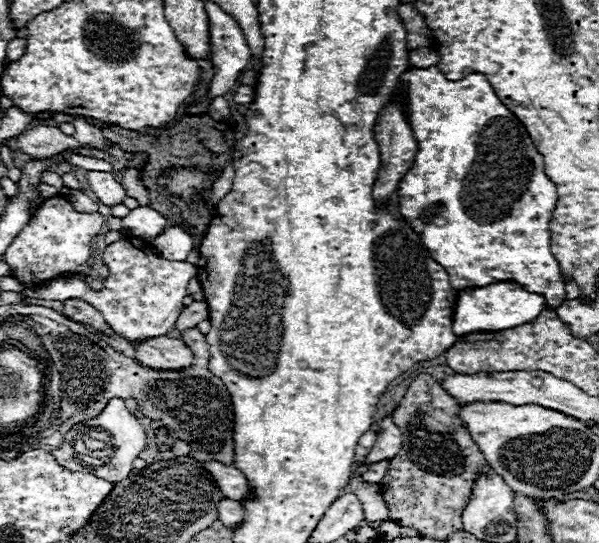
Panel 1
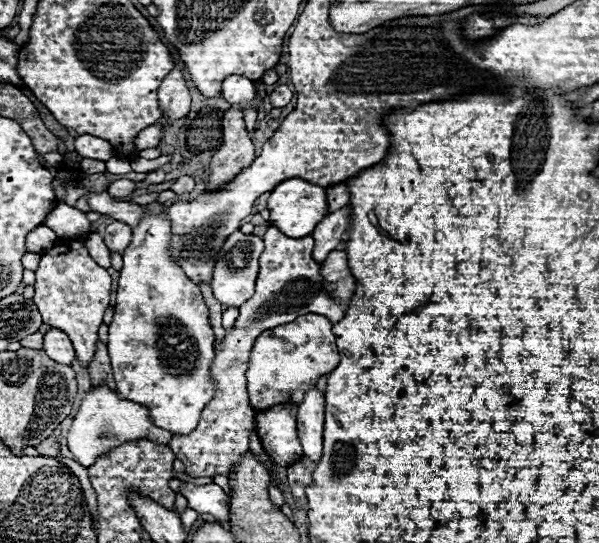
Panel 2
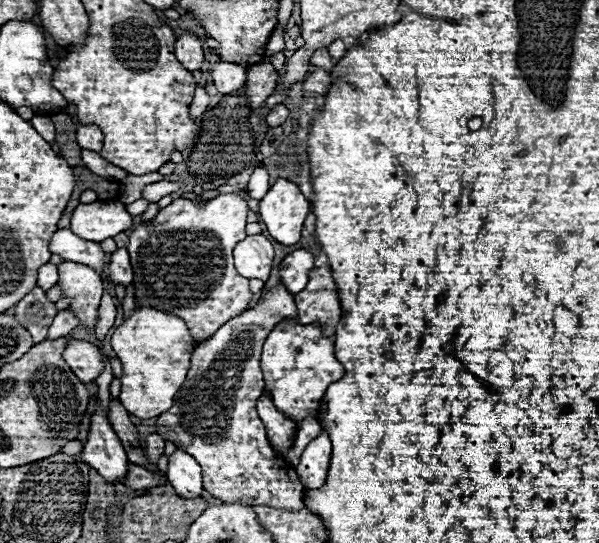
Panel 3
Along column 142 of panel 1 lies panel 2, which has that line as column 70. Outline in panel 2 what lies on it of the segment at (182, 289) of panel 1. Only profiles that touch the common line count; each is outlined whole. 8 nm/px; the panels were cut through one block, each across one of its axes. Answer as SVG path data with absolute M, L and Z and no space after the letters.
M60 240L50 252L46 252L40 260L40 266L36 270L36 296L34 296L34 304L38 306L44 324L58 328L62 332L66 332L76 348L76 358L80 360L80 364L84 368L88 368L90 358L96 352L96 342L98 342L98 330L102 326L102 316L110 304L110 290L112 290L112 278L108 274L106 268L98 266L94 262L94 258L88 254L88 250L84 248L82 242L78 240Z

